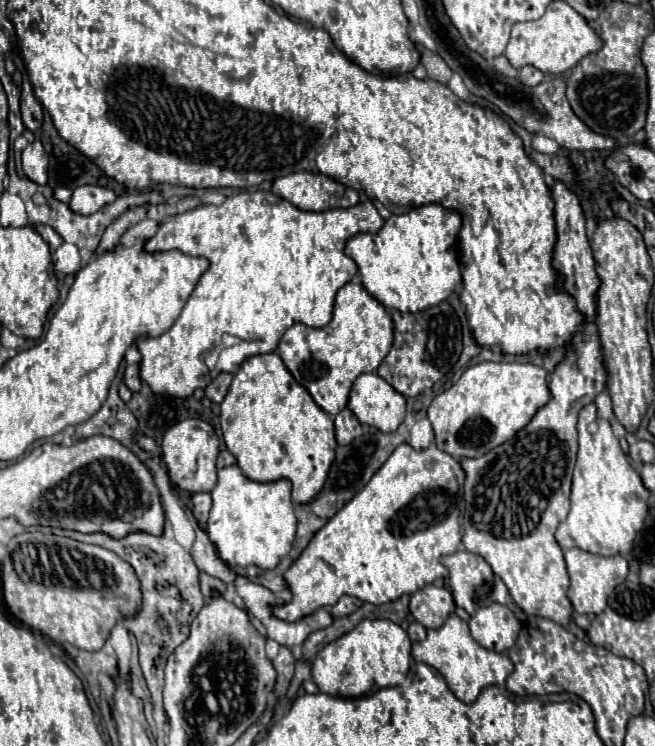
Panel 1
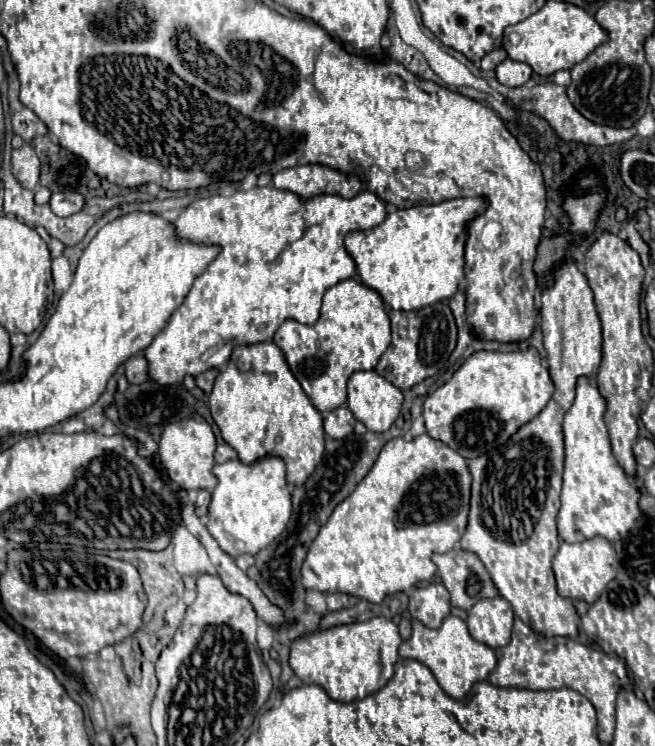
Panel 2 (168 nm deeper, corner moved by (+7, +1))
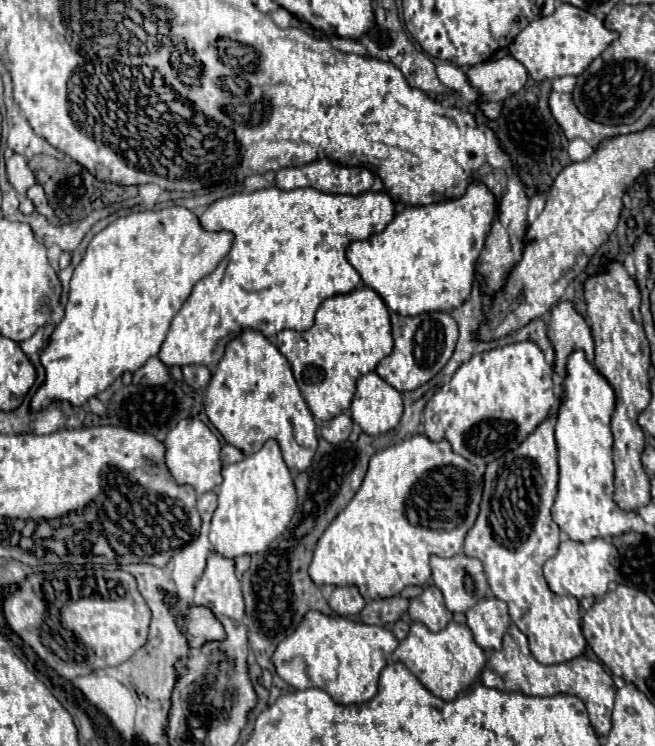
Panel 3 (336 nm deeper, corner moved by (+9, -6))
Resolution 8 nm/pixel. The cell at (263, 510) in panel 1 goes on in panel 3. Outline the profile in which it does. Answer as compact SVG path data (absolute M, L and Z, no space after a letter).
M269 439L257 453L247 455L239 463L223 467L223 483L219 487L219 505L211 519L209 539L217 553L235 559L237 555L253 555L265 551L289 525L295 507L297 493L289 467L281 457L279 443Z

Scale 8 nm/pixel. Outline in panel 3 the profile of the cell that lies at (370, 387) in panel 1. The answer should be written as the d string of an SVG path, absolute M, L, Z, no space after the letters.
M375 371L357 381L351 417L367 435L379 435L397 427L403 415L401 393Z

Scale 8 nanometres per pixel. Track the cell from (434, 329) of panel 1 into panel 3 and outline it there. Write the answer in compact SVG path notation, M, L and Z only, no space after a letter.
M391 313L391 325L393 325L395 347L391 355L387 355L377 365L375 371L381 379L385 379L401 393L417 389L425 385L429 379L433 379L449 361L457 343L457 323L449 313L423 313L415 317L403 317Z

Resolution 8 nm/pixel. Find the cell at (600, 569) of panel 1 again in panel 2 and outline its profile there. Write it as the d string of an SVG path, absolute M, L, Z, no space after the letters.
M591 538L577 544L563 542L559 546L559 552L553 558L553 572L557 578L557 590L563 598L569 600L583 600L587 604L593 604L605 586L615 578L619 568L619 558L613 550L613 546L605 538Z

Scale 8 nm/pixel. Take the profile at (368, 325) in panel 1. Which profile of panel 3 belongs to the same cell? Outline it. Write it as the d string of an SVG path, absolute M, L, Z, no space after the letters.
M363 285L347 295L337 295L331 299L325 299L315 313L315 323L311 329L301 331L301 333L299 331L281 331L275 337L275 345L291 363L297 385L301 389L301 395L307 401L313 417L317 417L321 421L329 421L335 415L341 415L351 407L357 379L369 371L375 371L377 363L391 353L393 337L391 337L389 311L377 293L371 287Z

